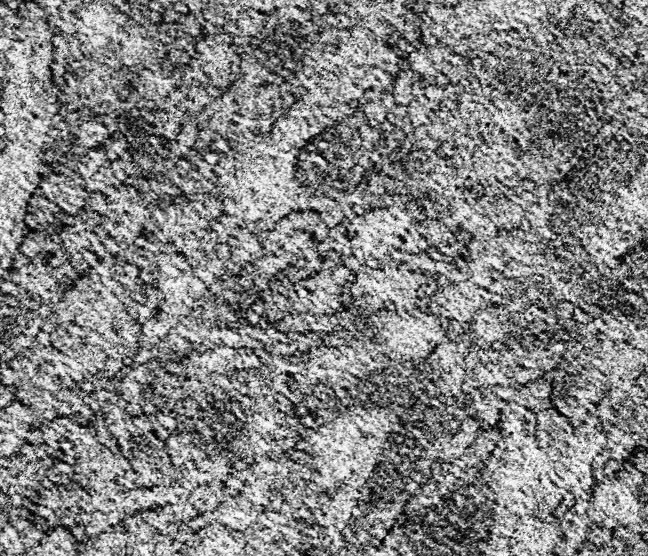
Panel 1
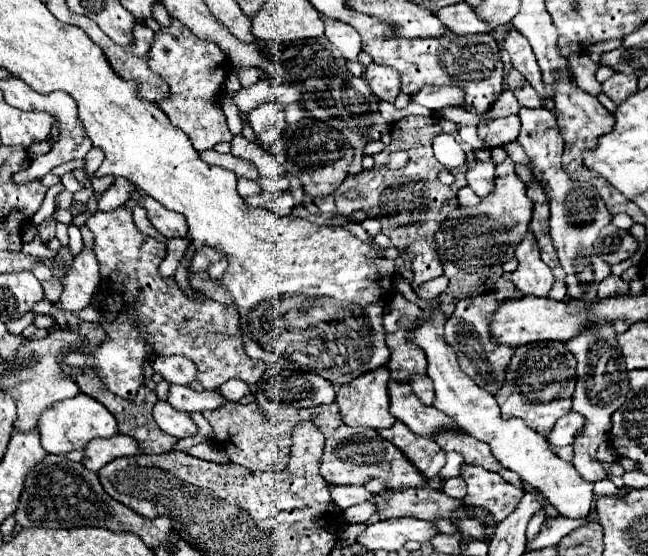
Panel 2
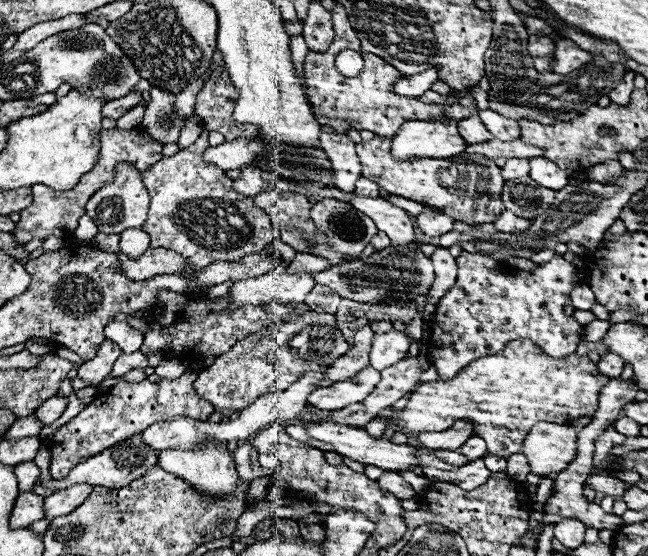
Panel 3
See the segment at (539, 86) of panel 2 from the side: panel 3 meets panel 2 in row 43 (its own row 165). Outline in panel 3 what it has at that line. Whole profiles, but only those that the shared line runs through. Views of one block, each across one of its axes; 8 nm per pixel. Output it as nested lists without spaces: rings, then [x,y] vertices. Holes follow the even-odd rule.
[[[510,158],[504,168],[502,168],[502,176],[504,180],[514,180],[514,178],[522,178],[522,176],[528,176],[530,172],[530,166],[524,158]]]

